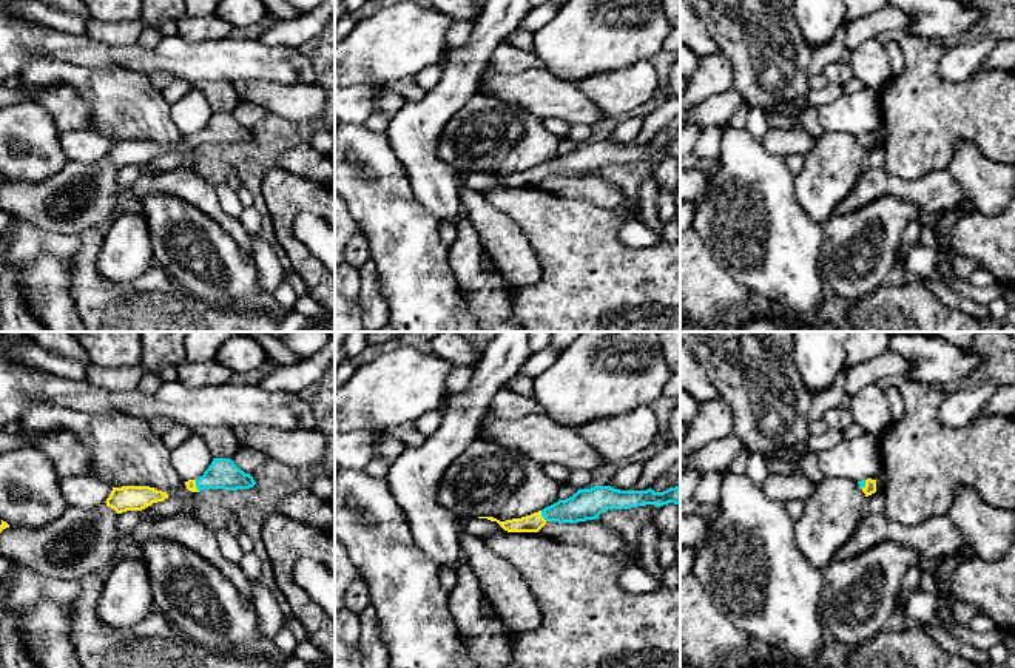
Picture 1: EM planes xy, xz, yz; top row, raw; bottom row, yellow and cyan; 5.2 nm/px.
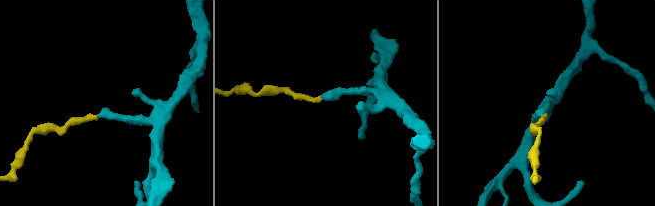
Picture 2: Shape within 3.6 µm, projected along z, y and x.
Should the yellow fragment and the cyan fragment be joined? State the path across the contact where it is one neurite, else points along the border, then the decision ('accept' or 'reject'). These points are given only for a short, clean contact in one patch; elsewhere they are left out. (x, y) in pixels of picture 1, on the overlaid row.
way xz (531, 523), (540, 516), (571, 511), (585, 505); accept

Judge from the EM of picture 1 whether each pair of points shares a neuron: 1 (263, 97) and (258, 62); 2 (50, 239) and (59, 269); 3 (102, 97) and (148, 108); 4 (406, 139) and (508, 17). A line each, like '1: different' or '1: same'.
1: different
2: different
3: same
4: same

